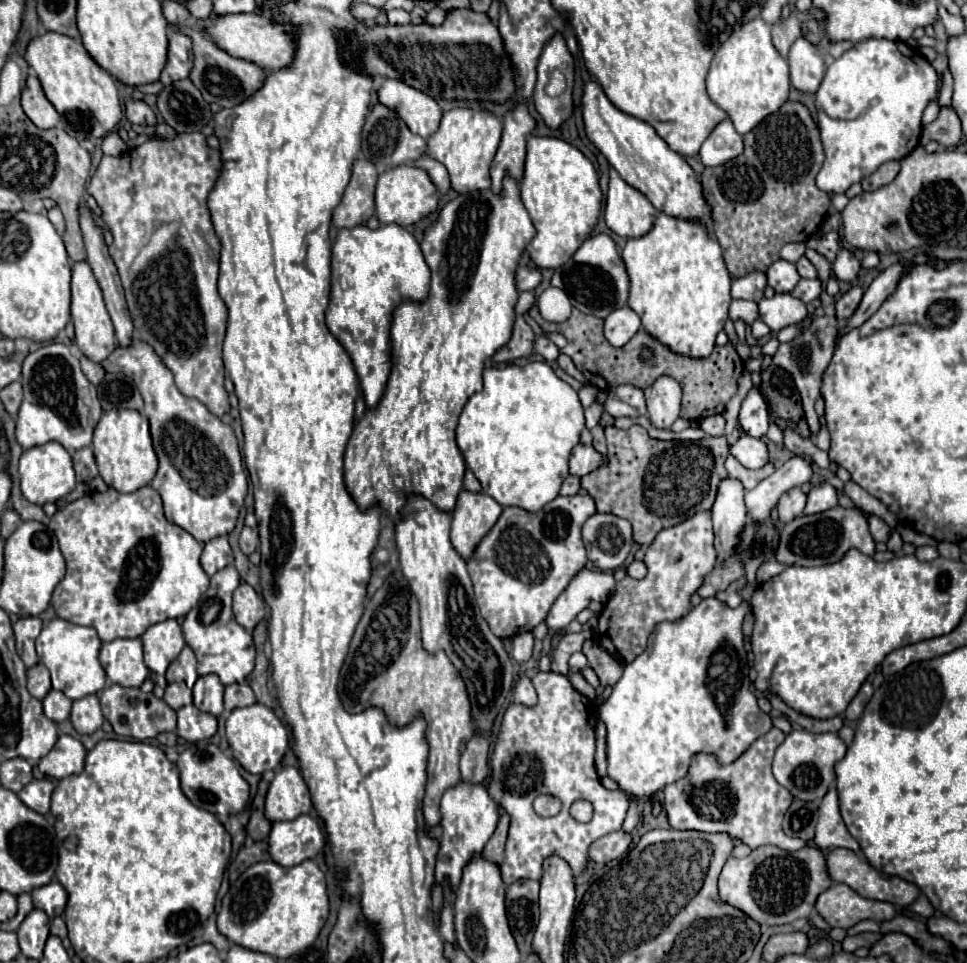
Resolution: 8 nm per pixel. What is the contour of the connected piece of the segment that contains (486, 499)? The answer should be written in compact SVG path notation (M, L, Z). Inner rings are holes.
M462 489L452 511L452 531L450 541L454 549L464 557L472 557L472 549L476 549L476 541L492 529L496 517L500 517L502 505L498 505L484 491L472 493Z

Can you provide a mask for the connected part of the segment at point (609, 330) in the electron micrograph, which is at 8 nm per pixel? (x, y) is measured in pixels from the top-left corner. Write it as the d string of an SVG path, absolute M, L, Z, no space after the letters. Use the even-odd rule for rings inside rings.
M628 305L612 311L604 323L604 335L614 347L624 347L640 329L640 317Z

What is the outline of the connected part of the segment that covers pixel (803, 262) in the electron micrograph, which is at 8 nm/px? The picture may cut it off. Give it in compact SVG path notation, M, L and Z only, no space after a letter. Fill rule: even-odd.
M800 257L800 259L796 261L796 267L798 267L800 277L804 277L804 279L816 279L816 277L818 277L818 275L816 275L816 267L814 267L806 257Z

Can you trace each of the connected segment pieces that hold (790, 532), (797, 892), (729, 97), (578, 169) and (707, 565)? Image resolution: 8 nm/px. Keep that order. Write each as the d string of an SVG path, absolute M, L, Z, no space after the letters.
M836 505L816 515L798 515L794 521L784 525L780 533L780 549L776 553L776 561L780 561L782 565L806 565L806 567L826 565L840 561L842 555L852 547L856 547L864 555L874 555L876 551L864 513L858 507Z
M760 845L742 859L730 857L718 877L720 899L744 911L760 925L784 925L808 917L816 897L828 889L828 885L832 885L832 879L826 871L824 853L818 847L808 845L794 853L776 845Z
M758 17L734 31L716 51L706 87L710 99L728 113L740 135L752 131L764 117L780 109L788 99L790 77L788 61L772 45L770 25Z
M528 137L524 175L520 179L520 197L536 227L536 237L530 241L528 253L540 269L558 269L564 265L564 261L568 261L568 257L572 257L572 253L576 253L576 249L590 237L602 209L602 191L592 161L582 151L558 137Z
M700 511L674 527L662 529L648 545L644 563L648 567L646 577L624 577L618 581L614 595L598 619L598 643L622 665L634 661L646 649L648 635L660 621L676 621L688 613L690 595L702 585L704 575L716 565L710 513Z

